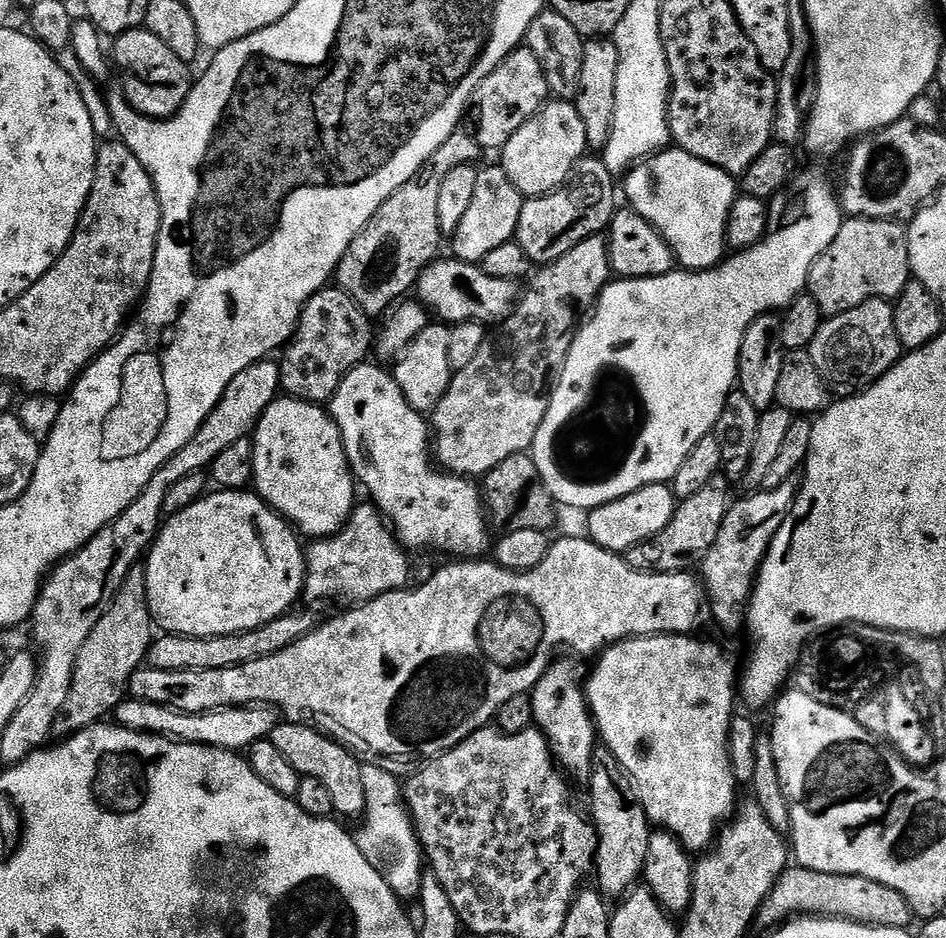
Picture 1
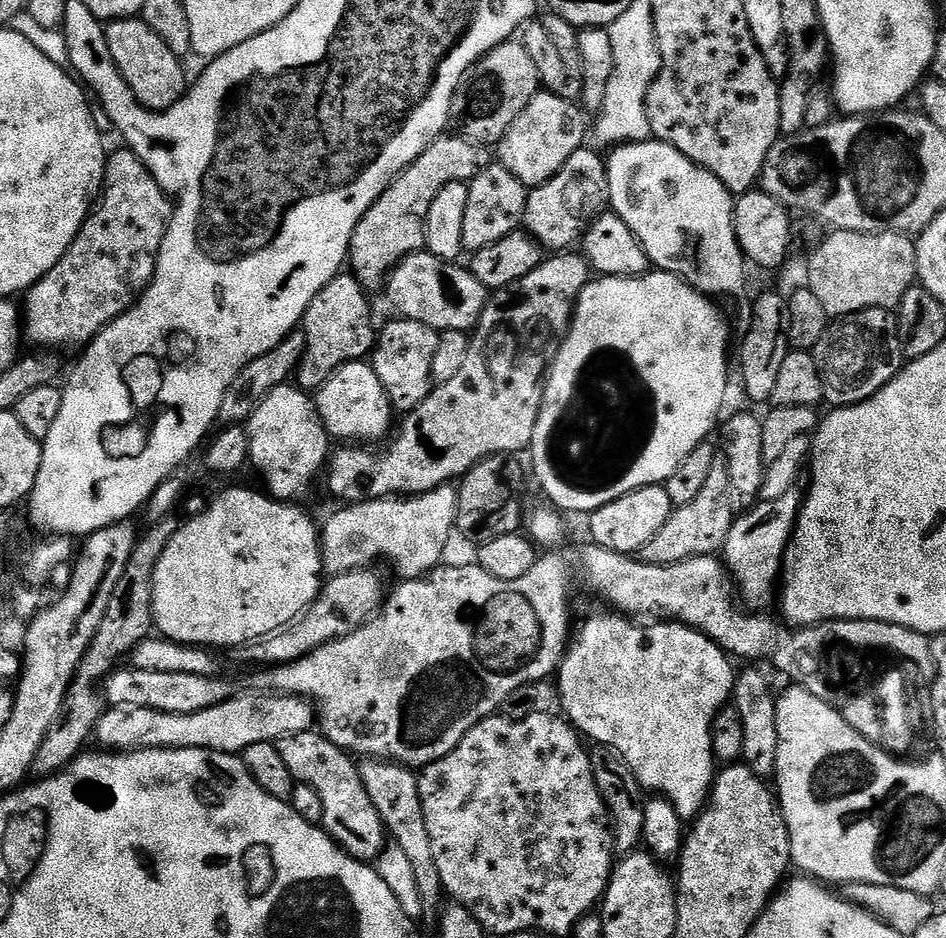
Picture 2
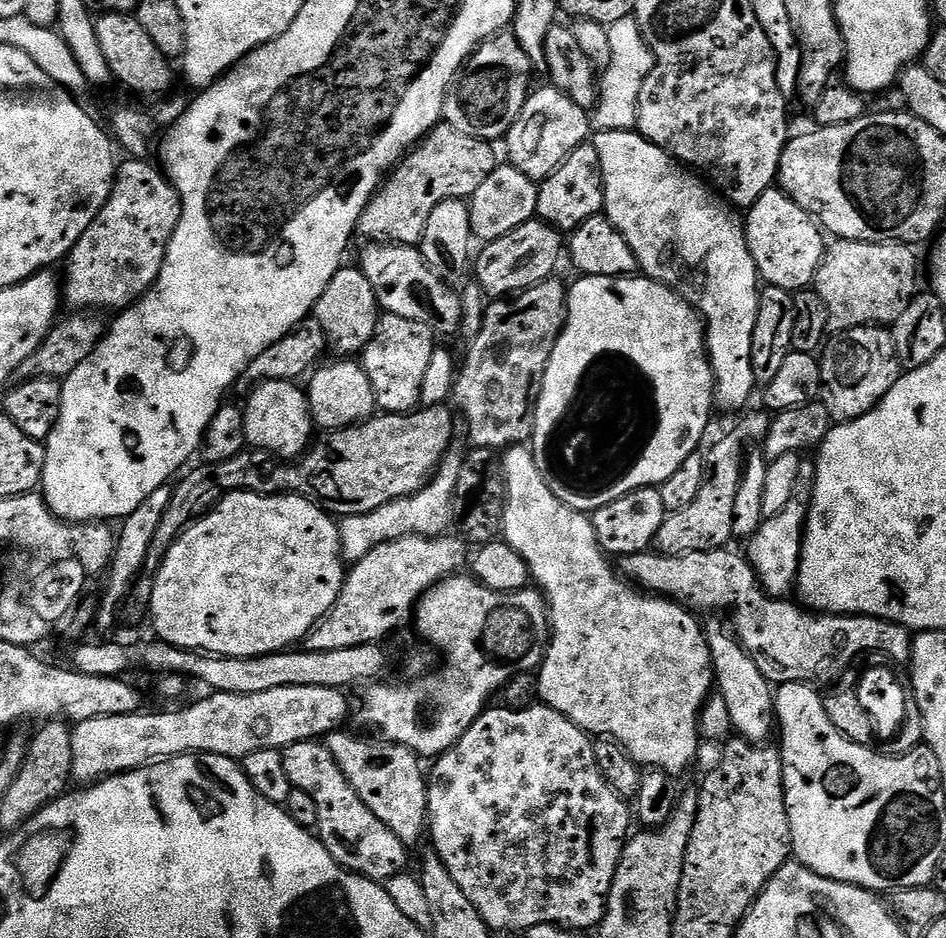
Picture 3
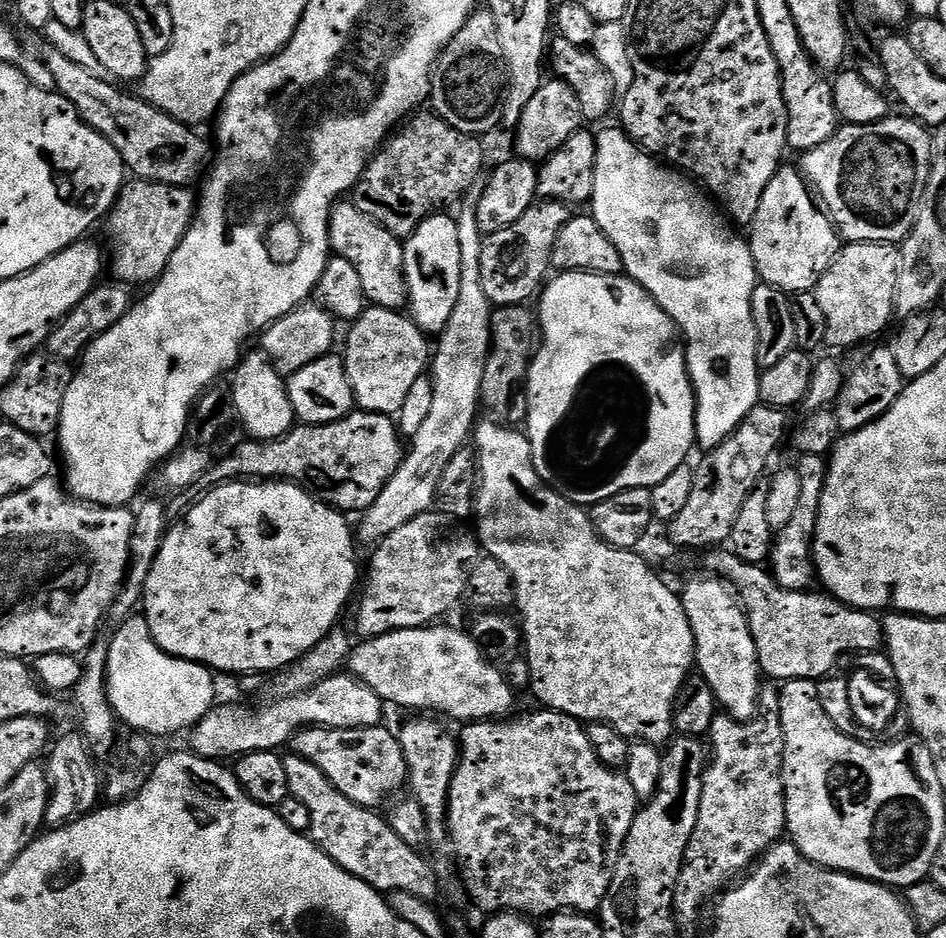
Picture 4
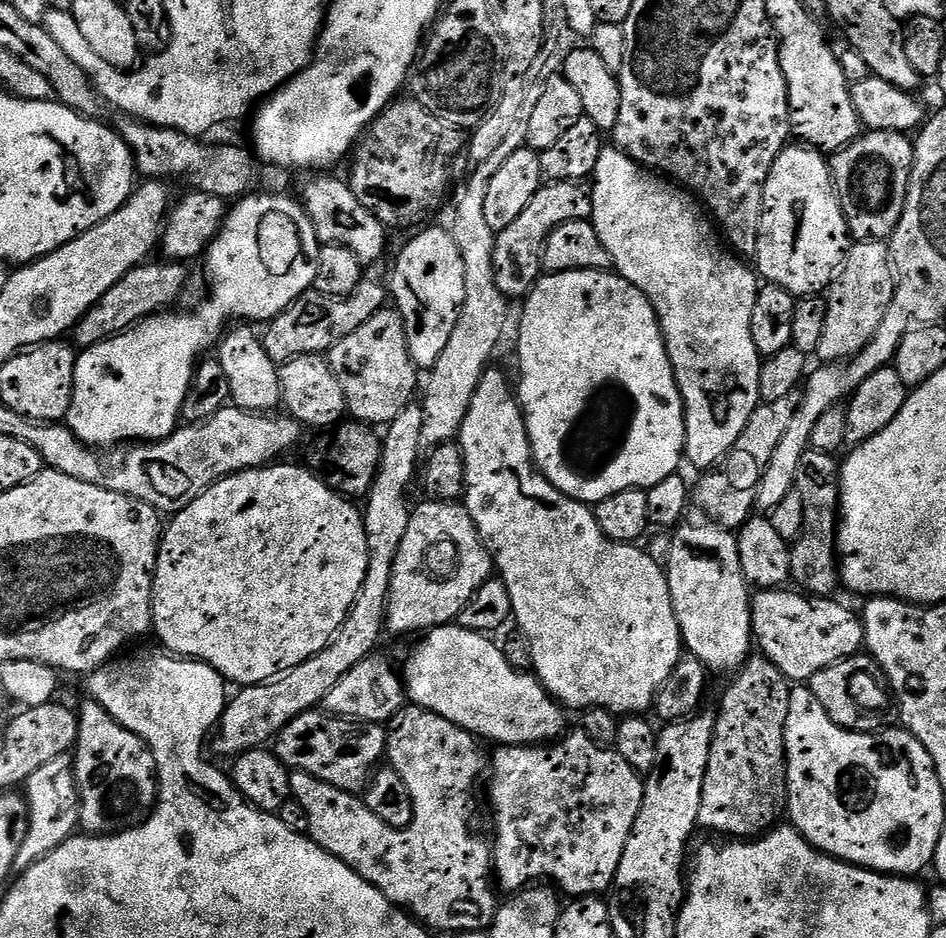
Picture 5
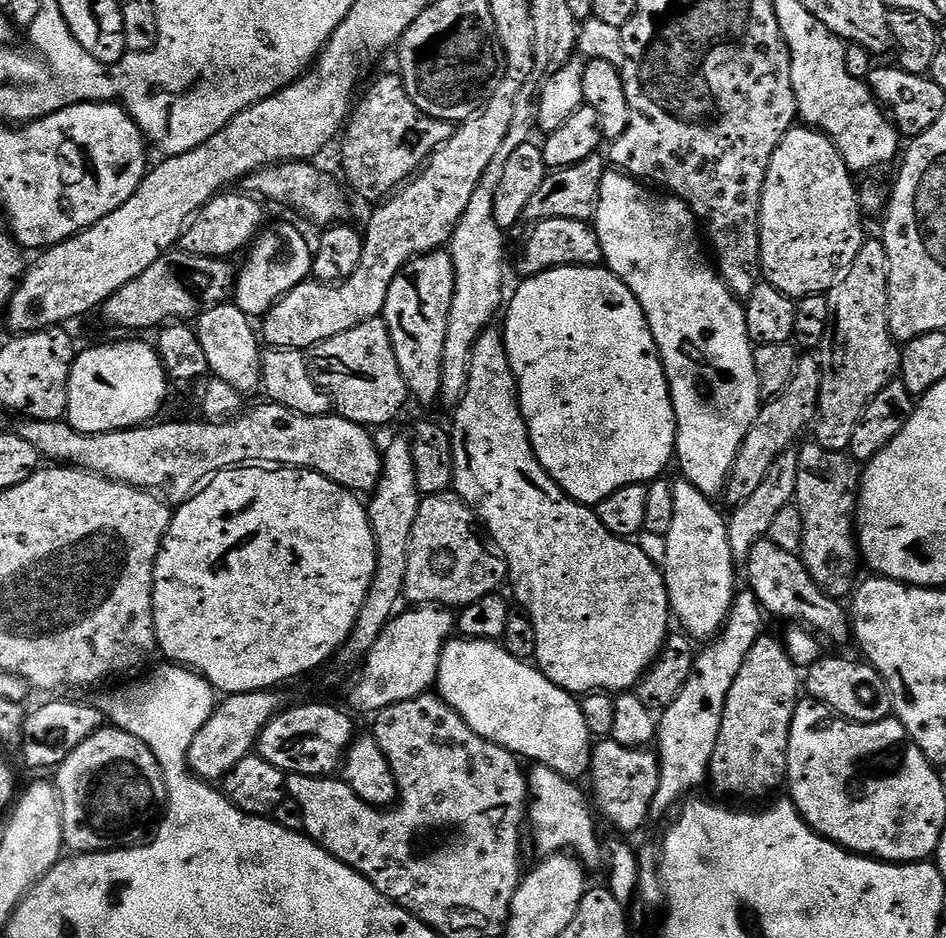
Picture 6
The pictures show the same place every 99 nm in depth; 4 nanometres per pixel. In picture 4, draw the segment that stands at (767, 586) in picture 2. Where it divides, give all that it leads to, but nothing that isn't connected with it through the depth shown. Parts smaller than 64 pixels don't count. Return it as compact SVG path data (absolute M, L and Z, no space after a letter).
M800 456L795 465L798 478L802 478L802 498L794 518L779 529L775 537L770 557L770 571L776 581L791 592L809 591L817 583L816 562L812 559L812 539L816 537L816 523L820 513L822 494L828 477L828 460L822 456Z

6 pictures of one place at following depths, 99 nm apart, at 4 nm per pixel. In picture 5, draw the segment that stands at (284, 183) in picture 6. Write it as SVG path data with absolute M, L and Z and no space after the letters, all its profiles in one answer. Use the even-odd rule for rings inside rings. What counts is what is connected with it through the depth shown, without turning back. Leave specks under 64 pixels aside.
M131 118L121 119L118 131L132 151L135 171L148 180L173 182L189 180L198 192L214 194L225 202L235 201L256 184L256 164L253 153L236 144L204 144L203 139L187 136L173 128L155 128ZM316 174L313 180L304 184L304 189L298 192L310 222L314 222L314 234L319 238L321 245L337 244L346 246L346 250L354 250L358 258L366 266L376 264L384 256L388 248L389 229L358 198L354 198L354 190L347 182L347 179L339 180L332 174Z

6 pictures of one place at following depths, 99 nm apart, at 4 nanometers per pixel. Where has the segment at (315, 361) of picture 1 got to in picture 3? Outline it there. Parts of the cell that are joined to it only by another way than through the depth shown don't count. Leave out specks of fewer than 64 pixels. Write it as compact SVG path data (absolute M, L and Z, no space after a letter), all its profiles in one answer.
M342 266L330 278L330 286L322 290L314 309L314 319L324 335L324 343L337 352L337 357L352 358L363 353L365 346L374 338L374 330L382 315L378 298L374 298L374 286L358 266Z

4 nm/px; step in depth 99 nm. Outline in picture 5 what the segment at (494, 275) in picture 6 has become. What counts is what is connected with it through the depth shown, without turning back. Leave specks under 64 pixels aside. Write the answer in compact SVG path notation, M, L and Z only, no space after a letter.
M519 131L510 134L510 138L506 138L506 142L502 142L502 146L498 146L498 150L494 150L494 154L490 154L490 158L479 161L475 165L476 169L472 172L472 177L468 180L468 185L464 188L464 193L460 196L460 201L456 204L456 217L450 223L450 231L454 242L458 242L458 250L462 250L462 262L466 265L466 298L460 307L458 314L458 326L454 326L454 334L450 334L450 342L446 342L446 350L442 350L438 362L434 362L432 368L427 369L428 385L423 385L422 396L424 392L424 400L422 399L422 407L424 410L424 425L422 426L422 438L425 445L435 446L437 444L446 444L455 441L460 434L460 427L466 418L466 412L470 410L470 402L474 398L474 392L478 390L478 382L482 378L482 374L493 363L492 355L496 352L496 347L500 344L500 339L504 336L504 323L508 320L508 304L509 297L502 294L502 290L498 290L498 282L494 282L494 242L496 241L496 233L490 230L490 226L486 222L485 203L486 190L490 186L490 178L494 178L494 174L498 174L498 169L504 165L506 158L510 158L510 154L514 154L514 150L518 150L522 146L522 136Z

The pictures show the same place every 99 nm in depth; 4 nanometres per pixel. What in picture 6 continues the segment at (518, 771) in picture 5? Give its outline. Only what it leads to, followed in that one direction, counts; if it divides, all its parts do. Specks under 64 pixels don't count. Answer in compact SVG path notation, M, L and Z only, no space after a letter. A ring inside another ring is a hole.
M610 738L591 749L590 781L596 795L596 808L620 832L636 832L652 812L652 799L658 788L660 757L648 748L627 748ZM543 766L533 767L533 772L527 773L528 780L528 811L526 813L526 824L532 828L532 840L536 843L536 848L540 851L541 857L557 855L561 850L570 850L581 864L591 866L591 864L601 863L602 856L596 853L596 828L592 825L592 812L588 809L588 804L584 801L584 796L575 787L573 781L567 780L562 774Z

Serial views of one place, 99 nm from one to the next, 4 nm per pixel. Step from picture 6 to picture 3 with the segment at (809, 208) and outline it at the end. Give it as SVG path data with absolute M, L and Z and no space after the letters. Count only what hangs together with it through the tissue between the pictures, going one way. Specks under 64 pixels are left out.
M779 187L767 188L762 198L747 209L744 233L759 279L765 285L795 293L807 289L815 281L816 271L824 257L825 233L814 217Z

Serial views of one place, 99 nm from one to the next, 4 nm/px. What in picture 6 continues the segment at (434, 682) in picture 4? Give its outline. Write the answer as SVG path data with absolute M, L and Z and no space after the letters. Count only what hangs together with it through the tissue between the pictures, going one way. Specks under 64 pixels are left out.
M449 640L442 650L434 688L439 699L455 710L474 734L513 752L517 758L536 760L532 762L562 774L567 780L589 775L590 733L586 718L582 718L580 700L554 686L529 661L506 654L503 643Z

